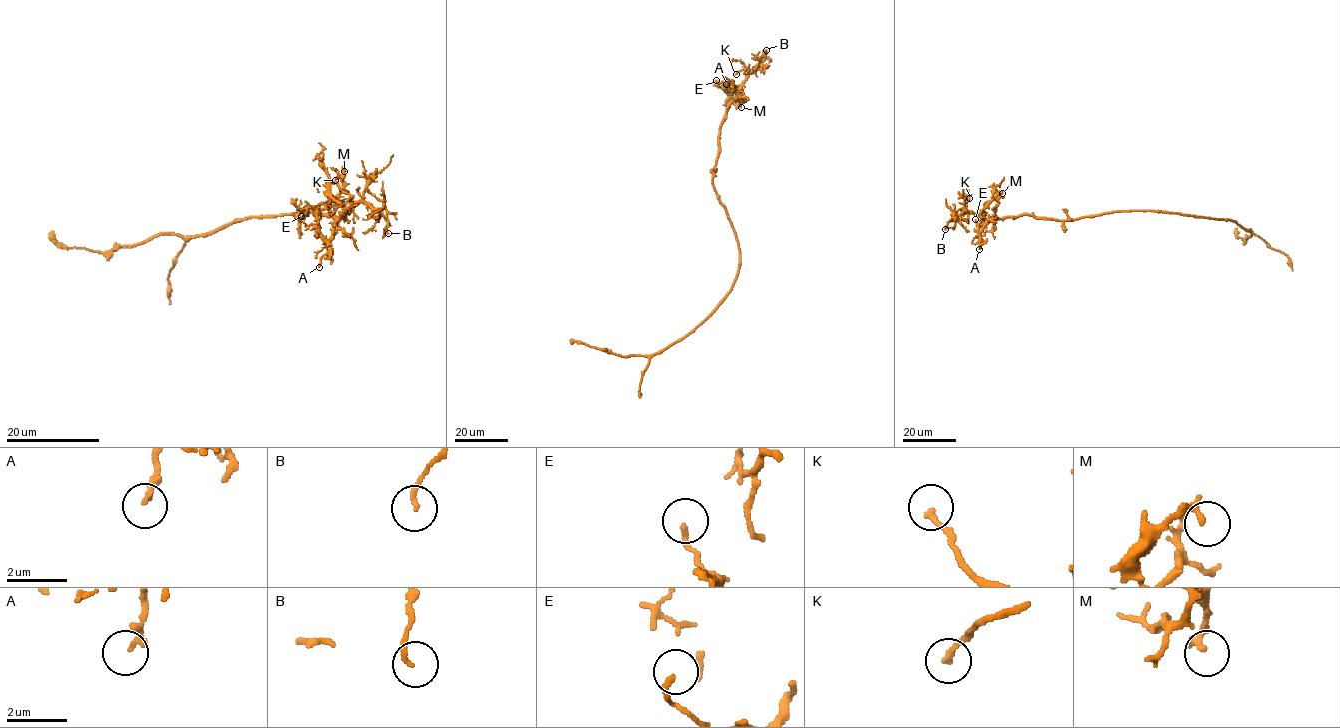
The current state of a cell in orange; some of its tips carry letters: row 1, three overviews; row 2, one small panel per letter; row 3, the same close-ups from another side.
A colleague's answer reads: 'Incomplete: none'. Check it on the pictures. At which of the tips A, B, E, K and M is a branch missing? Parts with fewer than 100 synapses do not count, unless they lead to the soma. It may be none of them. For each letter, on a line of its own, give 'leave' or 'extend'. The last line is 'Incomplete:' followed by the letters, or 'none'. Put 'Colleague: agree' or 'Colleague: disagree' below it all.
A: leave
B: leave
E: leave
K: leave
M: leave
Incomplete: none
Colleague: agree

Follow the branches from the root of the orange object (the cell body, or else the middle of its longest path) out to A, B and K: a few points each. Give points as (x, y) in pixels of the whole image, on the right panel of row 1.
A: (1146, 210), (1113, 211), (1065, 220), (1028, 214), (995, 218), (981, 233), (979, 249)
B: (1146, 210), (1113, 211), (1065, 220), (1028, 214), (989, 220), (963, 211), (954, 215), (945, 229)
K: (1146, 210), (1113, 211), (1065, 220), (1028, 214), (989, 220), (964, 207), (969, 198)

